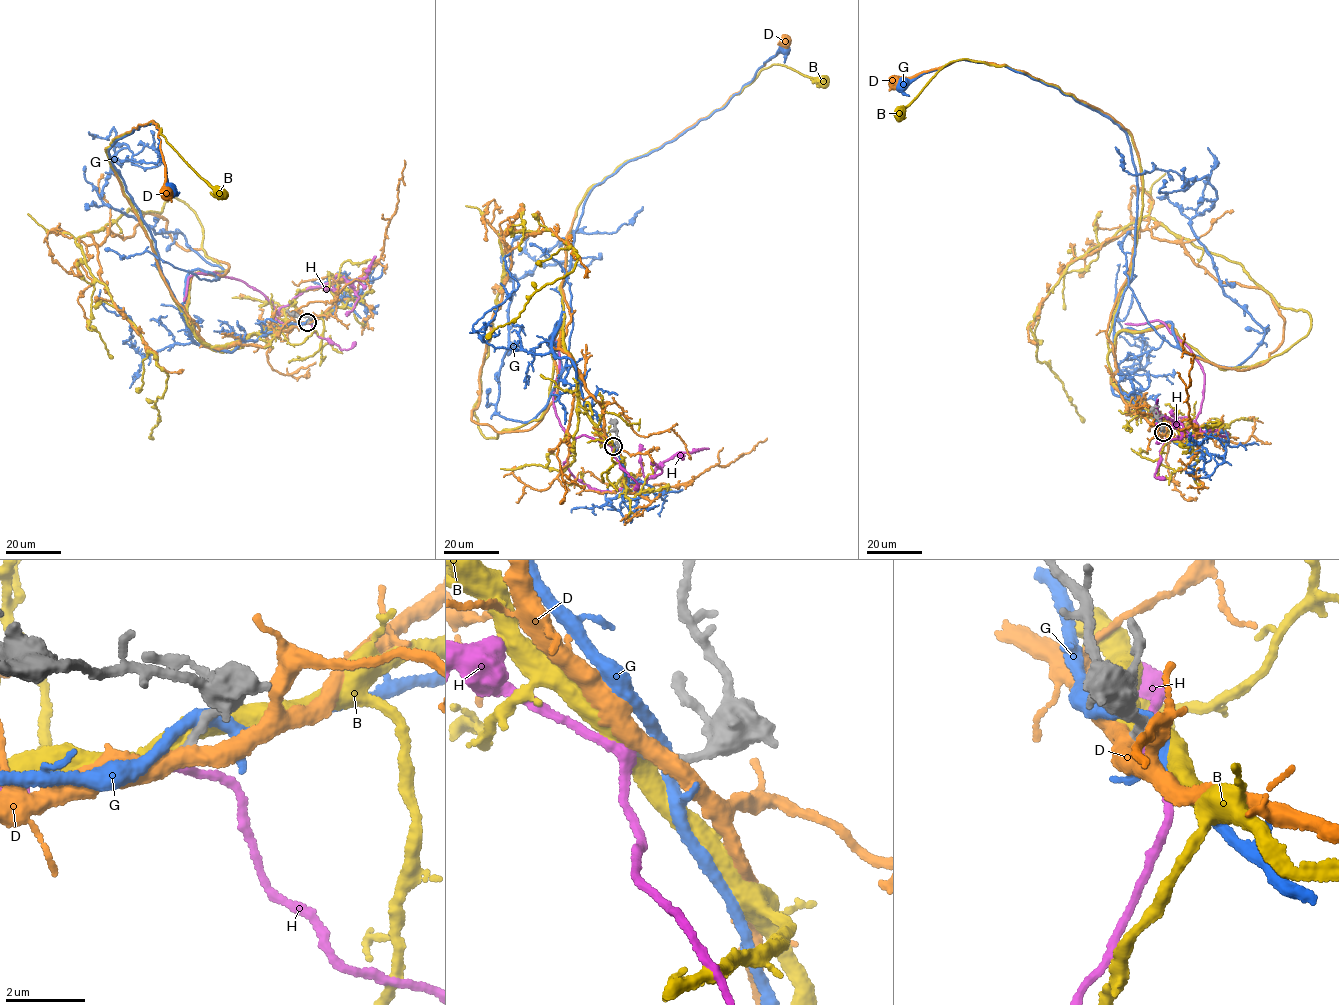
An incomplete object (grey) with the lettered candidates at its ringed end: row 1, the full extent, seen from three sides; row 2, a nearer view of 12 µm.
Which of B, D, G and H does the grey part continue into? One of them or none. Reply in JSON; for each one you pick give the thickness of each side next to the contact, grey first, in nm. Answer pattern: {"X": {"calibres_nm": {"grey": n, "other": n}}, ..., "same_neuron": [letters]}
{"H": {"calibres_nm": {"grey": 190, "other": 240}}, "same_neuron": ["H"]}

